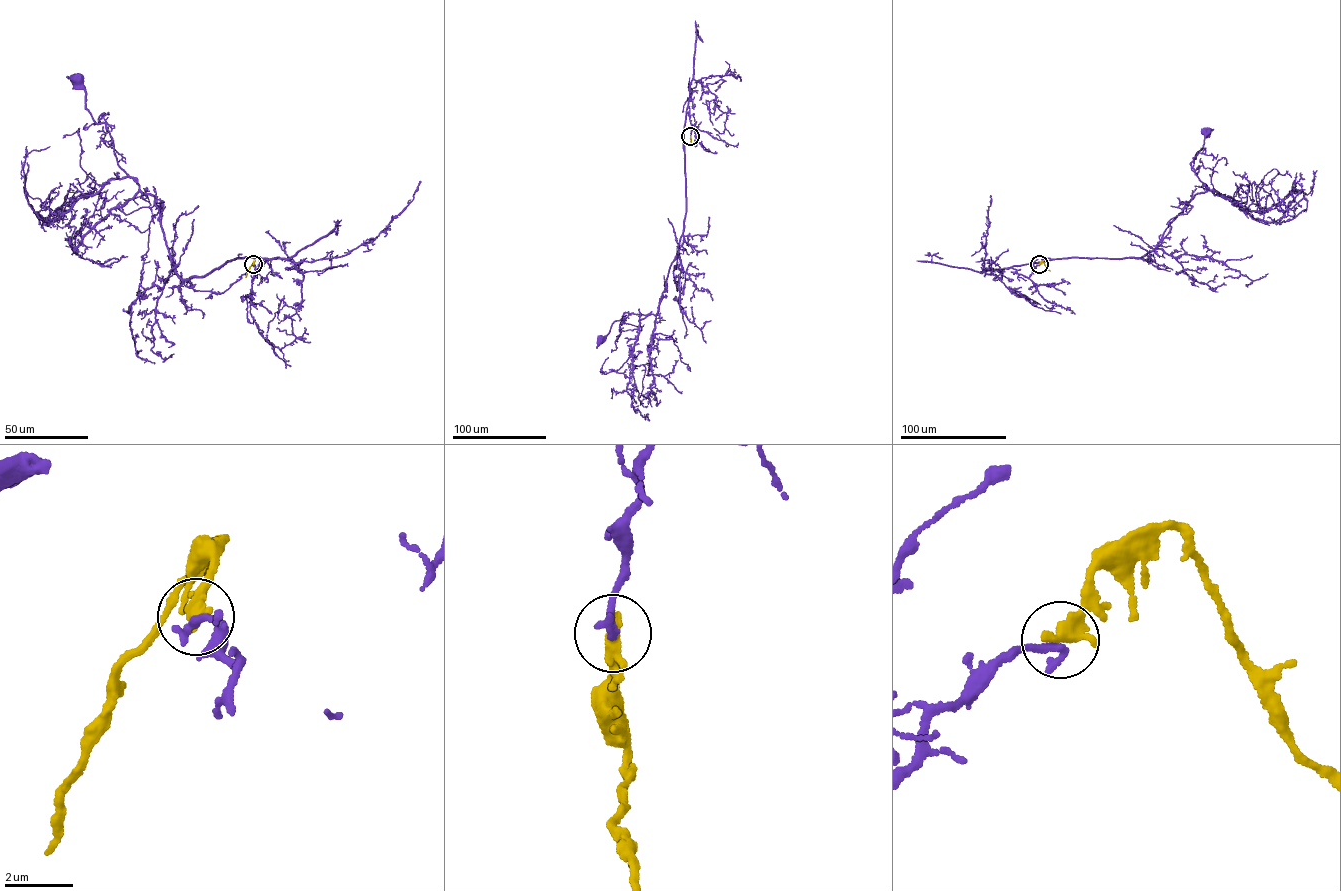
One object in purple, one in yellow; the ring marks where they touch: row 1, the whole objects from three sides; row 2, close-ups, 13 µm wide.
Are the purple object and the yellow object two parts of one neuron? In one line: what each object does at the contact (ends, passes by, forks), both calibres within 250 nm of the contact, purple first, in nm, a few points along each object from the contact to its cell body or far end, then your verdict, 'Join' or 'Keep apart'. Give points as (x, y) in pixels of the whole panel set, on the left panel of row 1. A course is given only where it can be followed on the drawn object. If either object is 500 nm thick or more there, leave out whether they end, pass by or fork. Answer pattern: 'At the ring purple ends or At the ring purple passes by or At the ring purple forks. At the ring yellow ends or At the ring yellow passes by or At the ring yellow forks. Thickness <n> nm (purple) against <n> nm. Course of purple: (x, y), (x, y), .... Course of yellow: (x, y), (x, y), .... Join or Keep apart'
At the ring purple ends. At the ring yellow ends. Thickness 300 nm (purple) against 460 nm. Course of purple: (253, 264), (252, 280), (259, 257), (179, 278), (155, 198), (119, 166), (75, 78). Course of yellow: (253, 264), (246, 277). Keep apart

